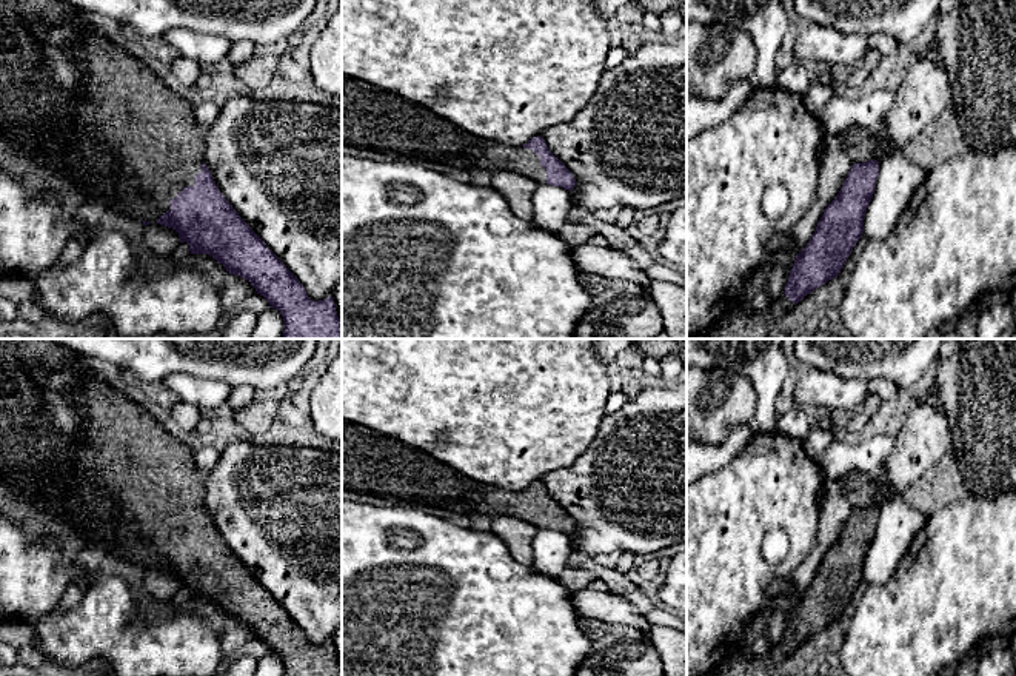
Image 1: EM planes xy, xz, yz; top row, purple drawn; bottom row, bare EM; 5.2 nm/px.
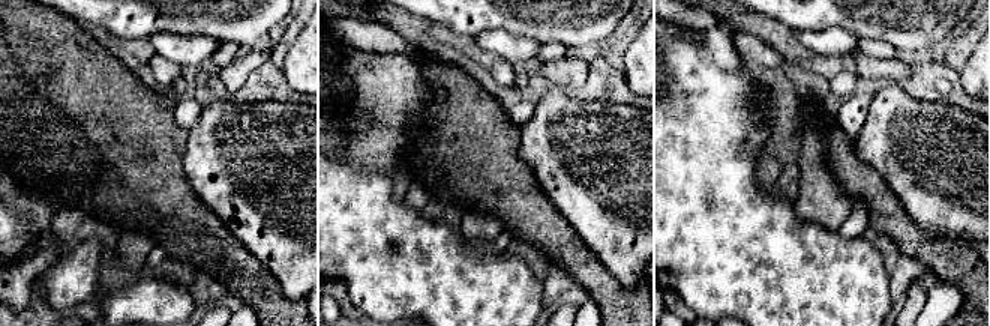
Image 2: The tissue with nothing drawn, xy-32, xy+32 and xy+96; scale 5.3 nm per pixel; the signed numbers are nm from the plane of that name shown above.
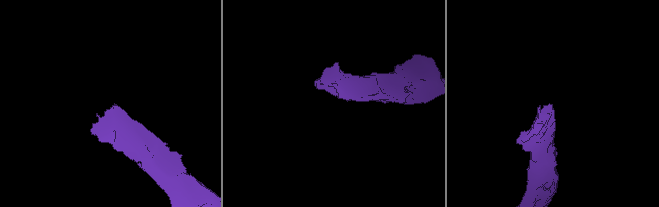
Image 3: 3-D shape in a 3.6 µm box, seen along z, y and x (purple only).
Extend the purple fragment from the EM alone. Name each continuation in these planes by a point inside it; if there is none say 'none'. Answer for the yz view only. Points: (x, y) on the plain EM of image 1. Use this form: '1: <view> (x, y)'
1: yz (782, 649)

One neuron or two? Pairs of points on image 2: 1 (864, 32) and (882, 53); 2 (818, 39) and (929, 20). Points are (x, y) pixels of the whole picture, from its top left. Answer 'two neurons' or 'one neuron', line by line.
1: two neurons
2: two neurons

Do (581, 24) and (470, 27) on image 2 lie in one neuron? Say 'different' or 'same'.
same

